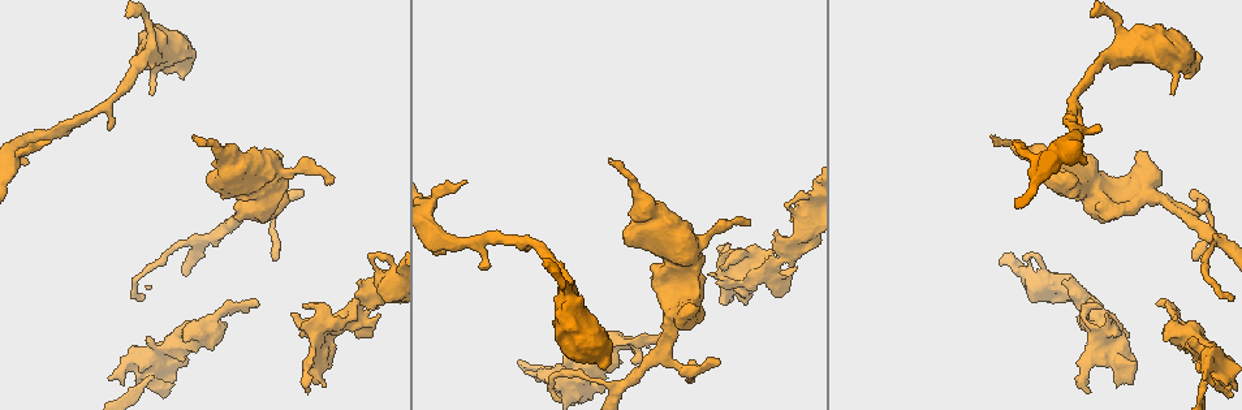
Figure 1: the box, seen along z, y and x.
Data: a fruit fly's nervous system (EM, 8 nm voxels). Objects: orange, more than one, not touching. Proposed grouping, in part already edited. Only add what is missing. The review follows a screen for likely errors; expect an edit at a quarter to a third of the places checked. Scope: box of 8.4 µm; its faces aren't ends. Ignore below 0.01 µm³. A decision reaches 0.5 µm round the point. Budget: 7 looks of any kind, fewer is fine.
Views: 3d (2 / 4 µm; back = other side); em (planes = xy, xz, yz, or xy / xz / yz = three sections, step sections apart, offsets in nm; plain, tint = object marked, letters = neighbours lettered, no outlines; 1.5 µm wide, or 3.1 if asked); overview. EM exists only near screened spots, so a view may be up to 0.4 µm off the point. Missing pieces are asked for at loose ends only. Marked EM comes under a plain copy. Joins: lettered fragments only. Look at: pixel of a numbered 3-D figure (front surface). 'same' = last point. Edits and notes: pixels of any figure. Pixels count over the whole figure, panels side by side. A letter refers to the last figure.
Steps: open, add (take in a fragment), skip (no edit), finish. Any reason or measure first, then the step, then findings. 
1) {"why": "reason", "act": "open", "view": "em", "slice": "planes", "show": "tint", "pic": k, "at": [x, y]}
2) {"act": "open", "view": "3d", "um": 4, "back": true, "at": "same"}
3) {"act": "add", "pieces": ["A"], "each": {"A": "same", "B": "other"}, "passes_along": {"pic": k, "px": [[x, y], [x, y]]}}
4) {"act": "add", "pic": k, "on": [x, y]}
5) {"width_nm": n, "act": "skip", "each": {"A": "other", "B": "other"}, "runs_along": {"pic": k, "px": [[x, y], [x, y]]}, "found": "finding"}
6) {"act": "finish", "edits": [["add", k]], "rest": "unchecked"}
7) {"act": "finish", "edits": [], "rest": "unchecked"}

{"why": "free end", "act": "open", "view": "em", "slice": "planes", "show": "letters", "pic": 1, "at": [25, 161]}

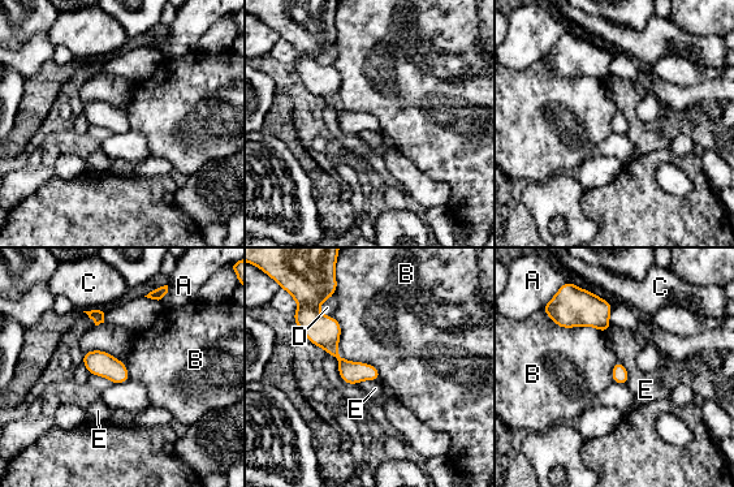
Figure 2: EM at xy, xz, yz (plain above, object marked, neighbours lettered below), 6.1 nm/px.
{"width_nm": 110, "longest_contact_nm": ["B", 500], "act": "skip", "each": {"A": "other", "B": "other", "C": "other", "D": "other", "E": "other"}, "found": "no lettered fragment goes on from it"}

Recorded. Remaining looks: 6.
{"why": "branch stops here", "act": "open", "view": "em", "slice": "planes", "show": "letters", "pic": 1, "at": [123, 383]}

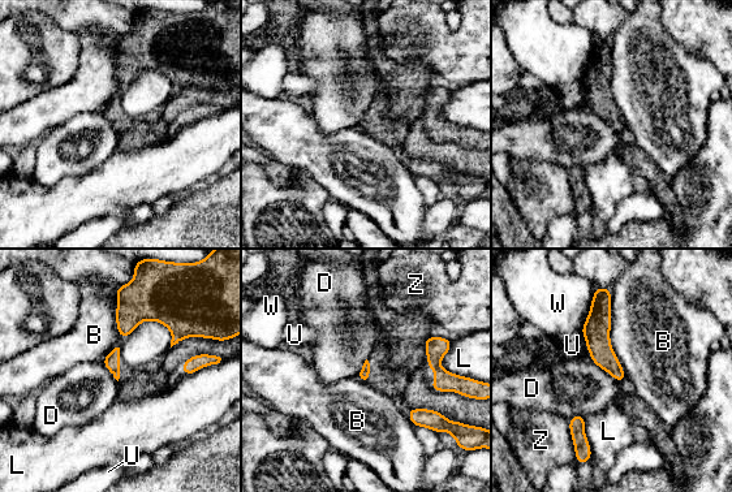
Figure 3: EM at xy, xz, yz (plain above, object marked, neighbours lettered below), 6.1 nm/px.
{"act": "skip", "each": {"B": "other", "D": "other", "L": "other", "U": "other", "W": "other", "Z": "other"}, "runs_along": {"pic": 3, "px": [[602, 297], [601, 352], [621, 378]]}, "found": "none of them fits"}

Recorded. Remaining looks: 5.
{"why": "branch stops here", "act": "open", "view": "3d", "um": 2, "pic": 1, "at": [1195, 190]}

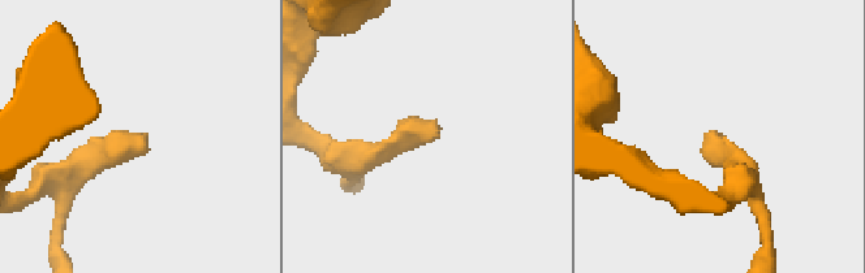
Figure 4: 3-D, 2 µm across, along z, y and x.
{"act": "open", "view": "em", "slice": "planes", "show": "letters", "pic": 4, "at": [711, 135]}

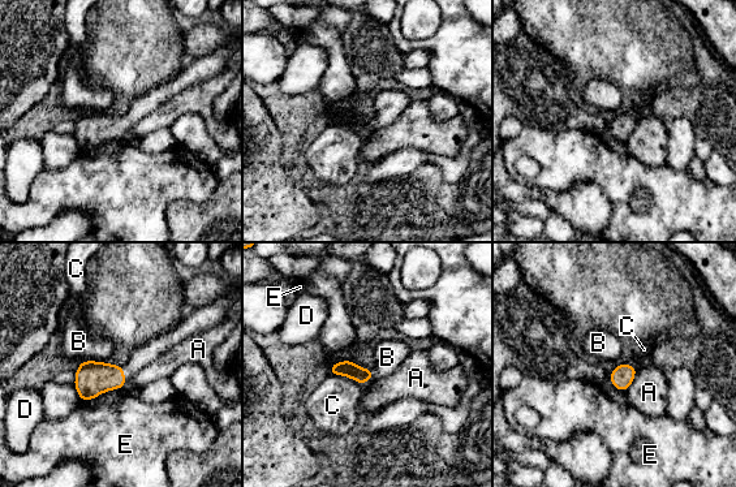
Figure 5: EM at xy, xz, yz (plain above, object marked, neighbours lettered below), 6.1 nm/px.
{"act": "add", "pieces": ["B"], "each": {"A": "other", "B": "same", "C": "other", "D": "other", "E": "other"}, "found": "the cell continues"}

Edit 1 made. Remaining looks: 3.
{"act": "finish", "edits": [["add", 5]], "rest": "unchecked"}

